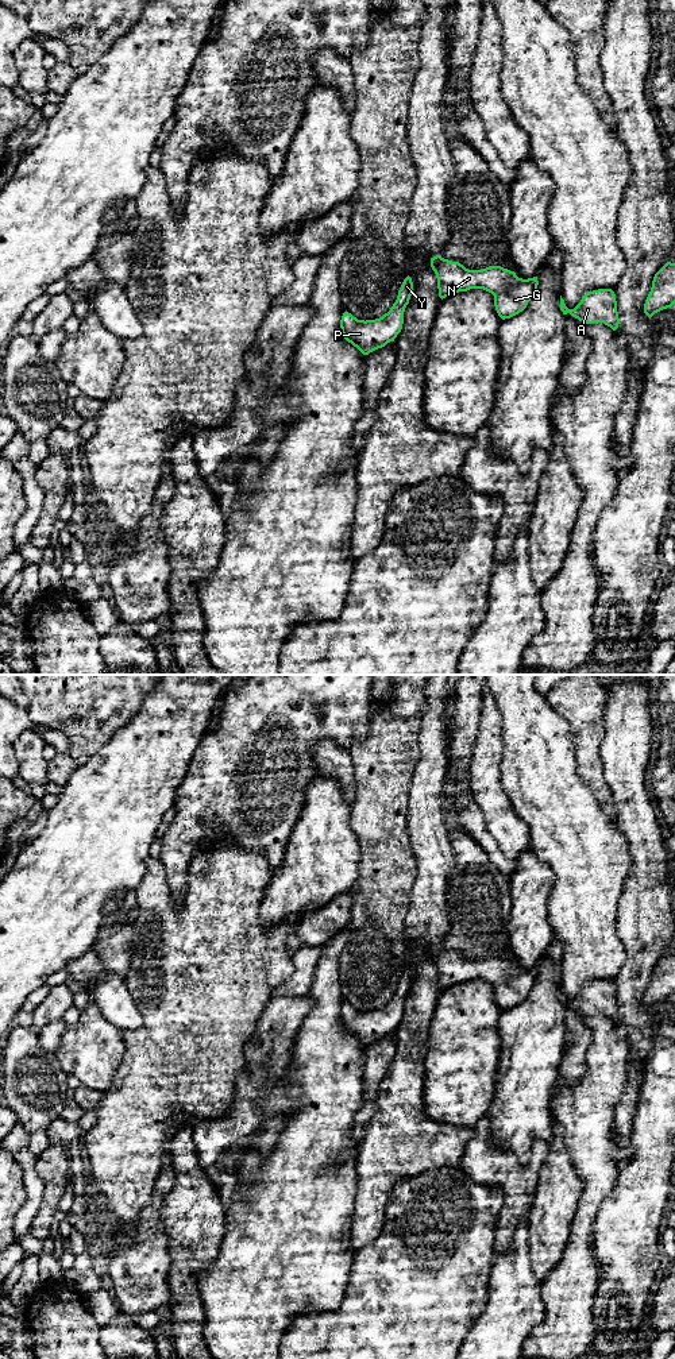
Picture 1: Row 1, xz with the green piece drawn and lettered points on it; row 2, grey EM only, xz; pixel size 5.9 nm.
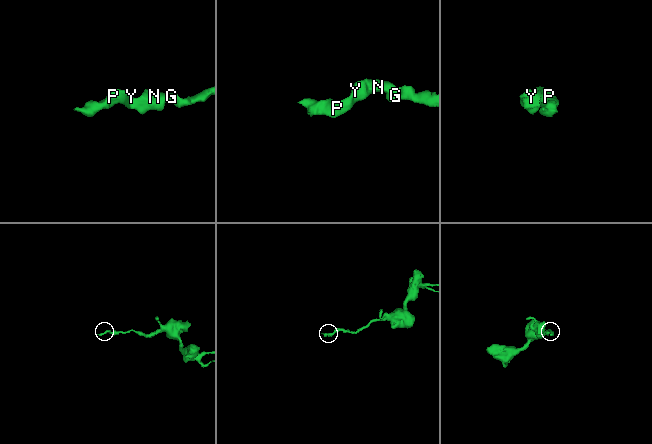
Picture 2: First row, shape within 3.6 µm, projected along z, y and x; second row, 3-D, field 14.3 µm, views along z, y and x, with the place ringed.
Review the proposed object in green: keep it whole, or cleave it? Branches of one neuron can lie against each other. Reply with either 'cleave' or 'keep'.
keep

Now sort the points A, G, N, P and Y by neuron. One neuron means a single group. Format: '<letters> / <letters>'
A G N P Y

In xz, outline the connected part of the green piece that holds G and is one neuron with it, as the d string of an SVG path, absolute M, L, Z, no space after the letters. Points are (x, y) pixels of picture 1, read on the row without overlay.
M441 946L431 949L431 958L436 965L441 991L459 982L483 980L494 987L494 997L502 1011L522 1003L539 976L537 968L522 970L501 957L468 961Z

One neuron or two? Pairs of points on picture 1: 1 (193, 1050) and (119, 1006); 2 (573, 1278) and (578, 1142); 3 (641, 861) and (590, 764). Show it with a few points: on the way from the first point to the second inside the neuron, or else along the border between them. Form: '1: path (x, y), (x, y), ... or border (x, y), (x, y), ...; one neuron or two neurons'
1: border (128, 991), (142, 1023), (122, 1031); two neurons
2: path (579, 1244), (582, 1223), (591, 1199), (591, 1176); one neuron
3: border (608, 783), (616, 810), (614, 821); two neurons

